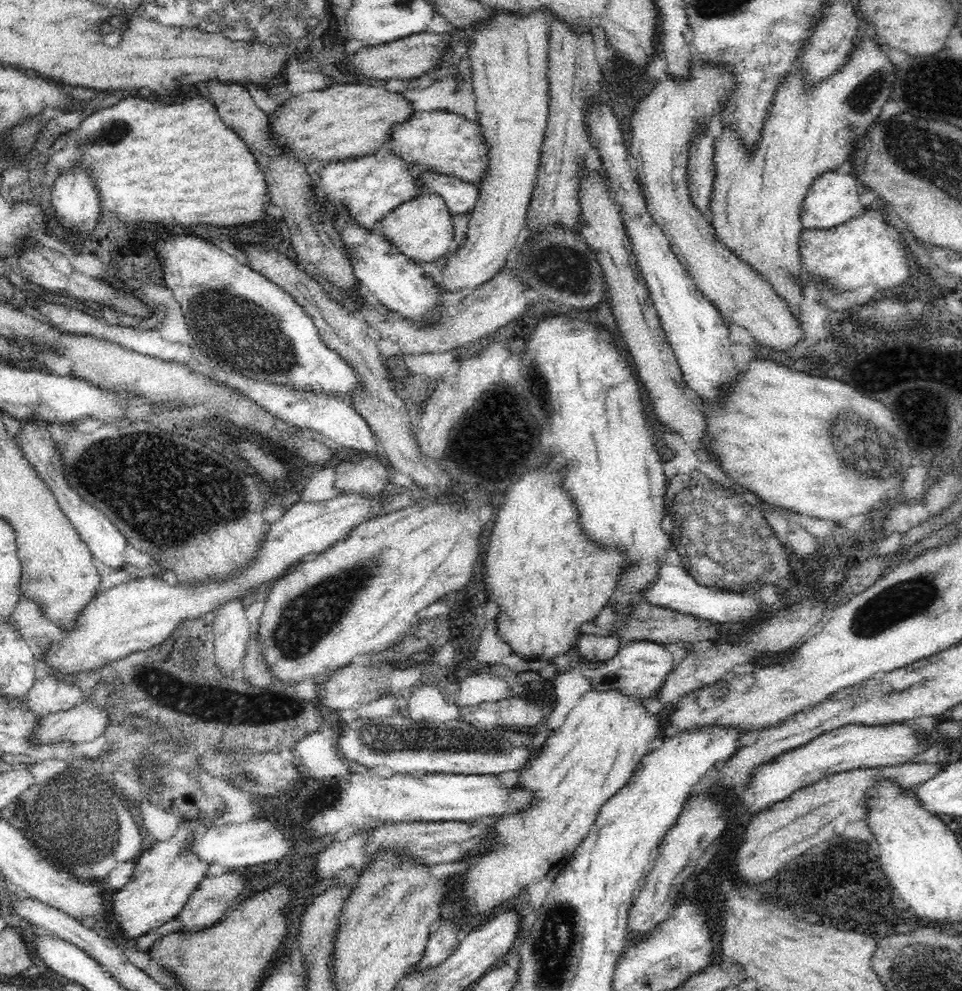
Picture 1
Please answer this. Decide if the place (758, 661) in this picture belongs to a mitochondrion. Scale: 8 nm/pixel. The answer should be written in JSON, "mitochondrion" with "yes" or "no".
{"mitochondrion":"no"}

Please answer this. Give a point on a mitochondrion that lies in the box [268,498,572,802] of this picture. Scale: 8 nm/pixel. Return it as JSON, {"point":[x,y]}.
{"point":[303,622]}

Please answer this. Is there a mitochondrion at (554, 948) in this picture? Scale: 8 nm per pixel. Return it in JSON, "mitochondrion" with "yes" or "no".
{"mitochondrion":"yes"}

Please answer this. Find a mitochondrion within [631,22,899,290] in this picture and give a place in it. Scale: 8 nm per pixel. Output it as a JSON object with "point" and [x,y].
{"point":[862,95]}

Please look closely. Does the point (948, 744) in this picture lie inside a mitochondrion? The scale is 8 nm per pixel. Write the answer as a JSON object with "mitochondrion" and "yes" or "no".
{"mitochondrion":"no"}

